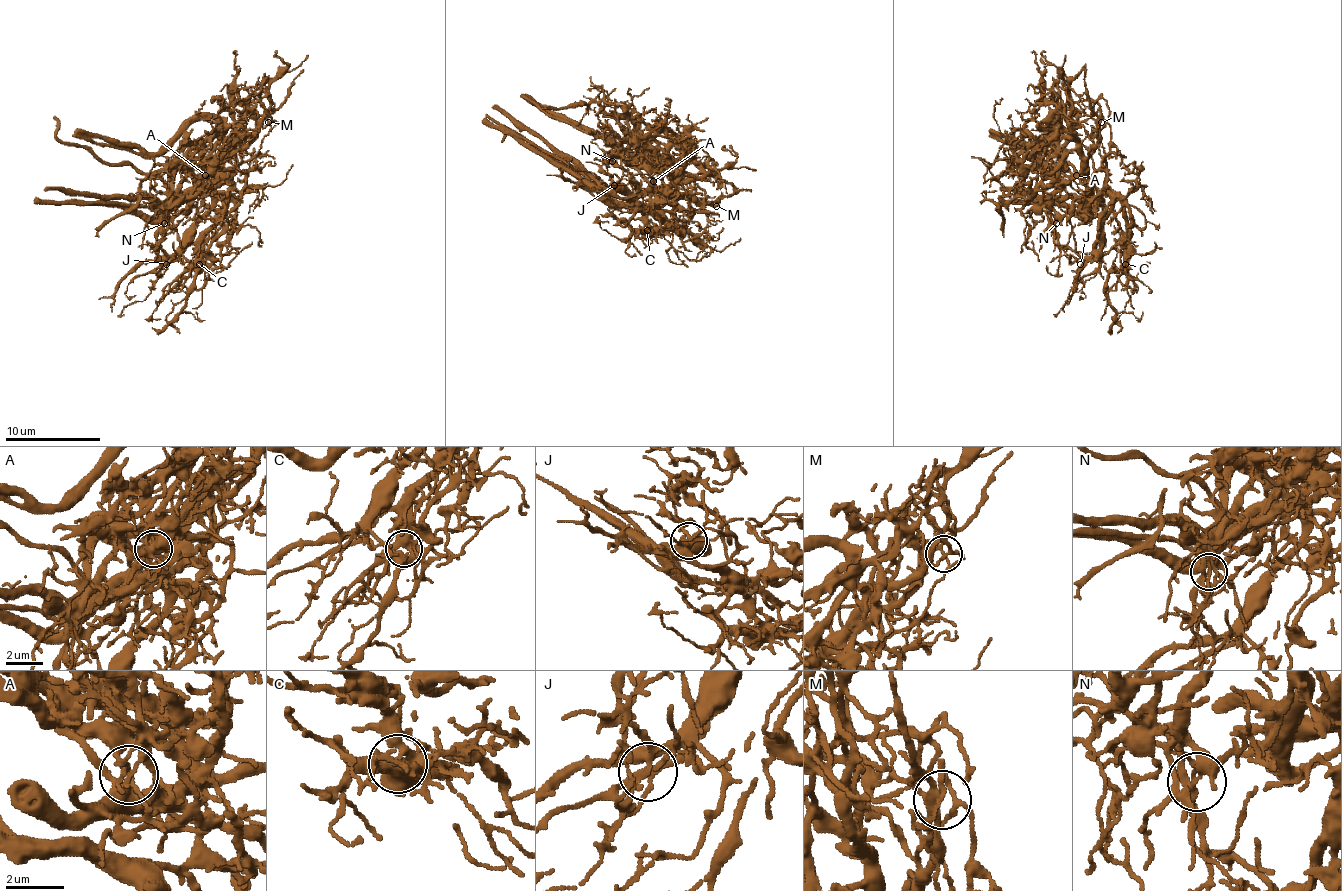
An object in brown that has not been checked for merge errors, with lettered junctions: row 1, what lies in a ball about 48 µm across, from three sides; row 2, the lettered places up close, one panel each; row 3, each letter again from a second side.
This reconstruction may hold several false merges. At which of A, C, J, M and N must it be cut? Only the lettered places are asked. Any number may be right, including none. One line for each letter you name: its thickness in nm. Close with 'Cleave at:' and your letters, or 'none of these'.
A: 260 nm
M: 170 nm
N: 320 nm
Cleave at: A, M, N

